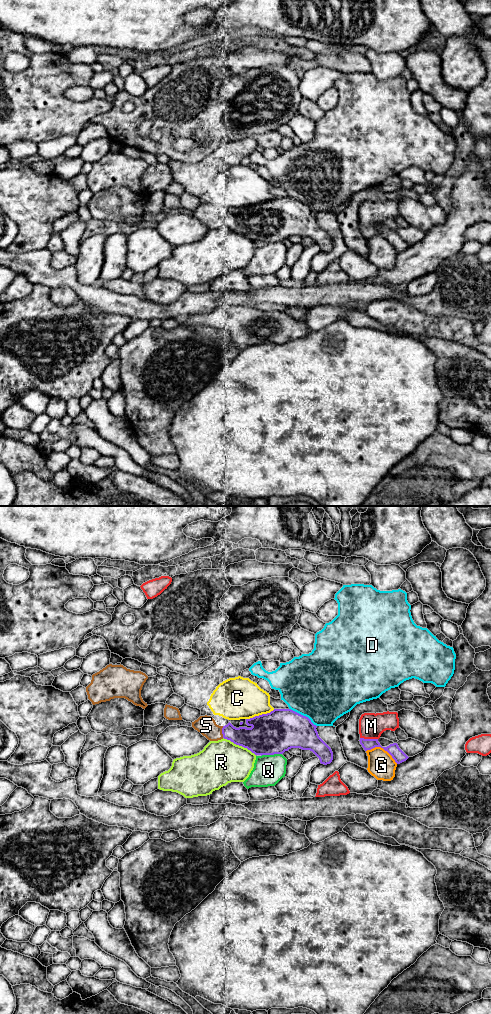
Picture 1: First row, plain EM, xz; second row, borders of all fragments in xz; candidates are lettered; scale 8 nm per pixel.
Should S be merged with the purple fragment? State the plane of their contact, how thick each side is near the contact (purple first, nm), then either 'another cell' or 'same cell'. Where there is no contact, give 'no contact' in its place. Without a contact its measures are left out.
xz | 180/160 nm | same cell

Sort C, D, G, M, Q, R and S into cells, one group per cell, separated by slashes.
C / D / G / M / Q / R / S

